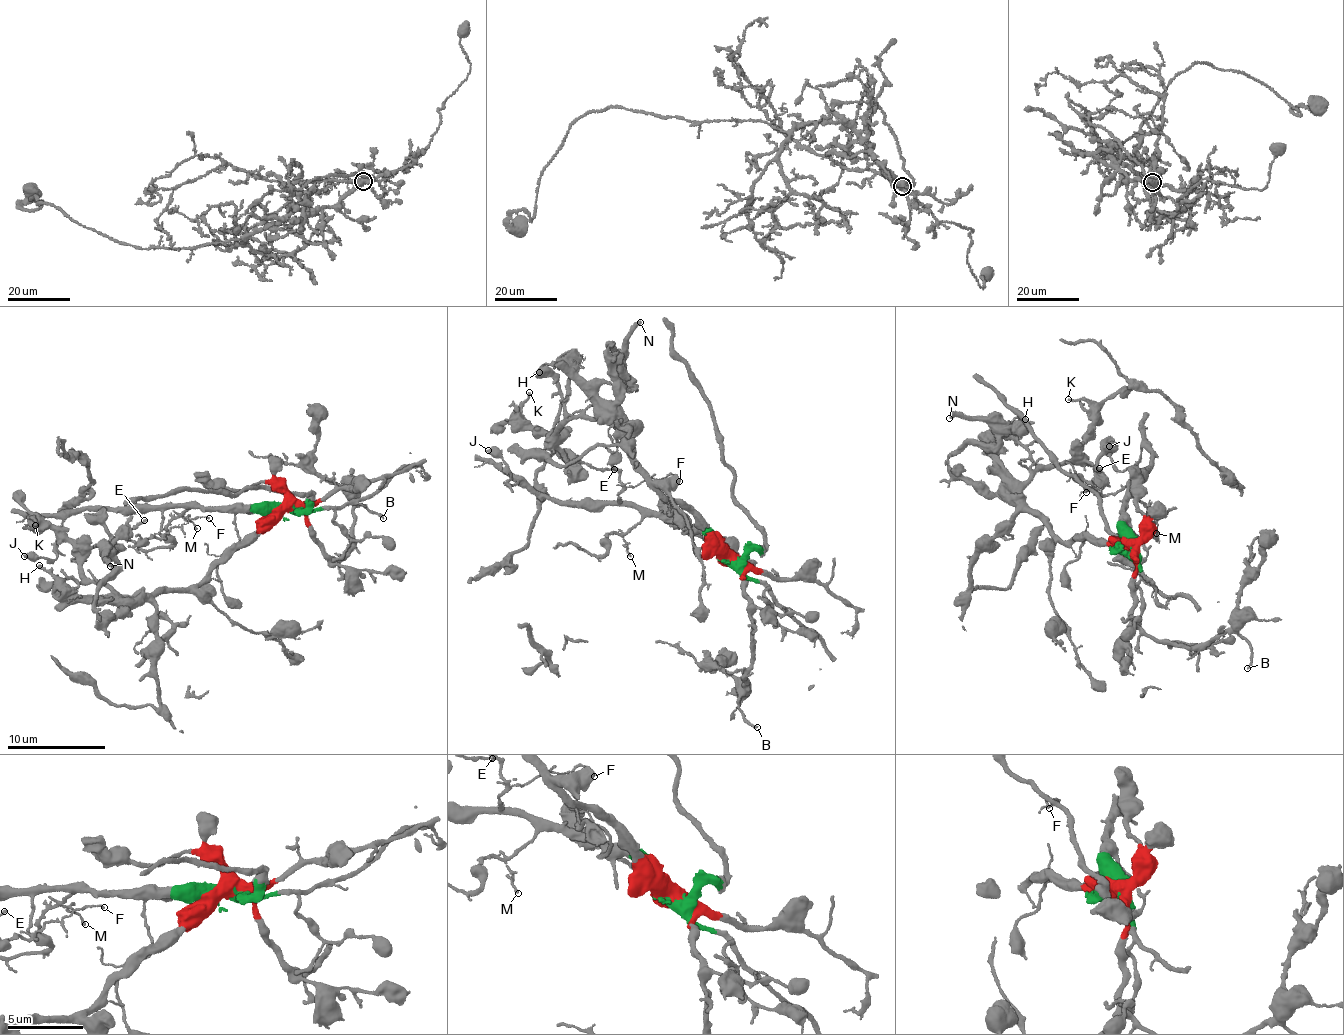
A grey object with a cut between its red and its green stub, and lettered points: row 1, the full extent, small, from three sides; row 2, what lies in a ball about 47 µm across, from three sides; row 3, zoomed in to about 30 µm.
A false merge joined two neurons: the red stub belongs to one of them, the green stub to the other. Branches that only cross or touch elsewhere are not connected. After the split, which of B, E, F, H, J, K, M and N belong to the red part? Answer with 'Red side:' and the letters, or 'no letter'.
Red side: B, E, H, K, N

